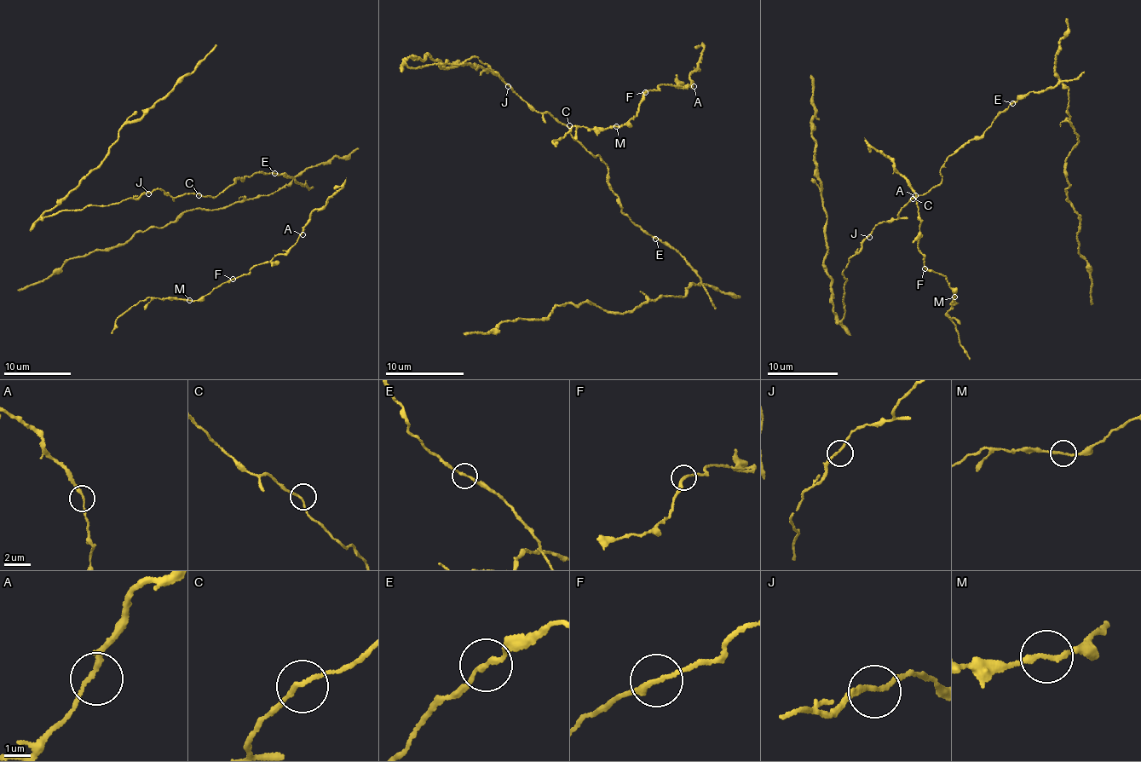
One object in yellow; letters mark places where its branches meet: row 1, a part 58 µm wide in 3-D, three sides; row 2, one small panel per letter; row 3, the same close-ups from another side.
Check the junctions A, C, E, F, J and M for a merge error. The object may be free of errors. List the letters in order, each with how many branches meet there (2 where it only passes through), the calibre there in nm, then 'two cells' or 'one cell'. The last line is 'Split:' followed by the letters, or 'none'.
A: 2 branches meet; 180 nm thick; one cell
C: 2 branches meet; 150 nm thick; one cell
E: 2 branches meet; 170 nm thick; one cell
F: 2 branches meet; 170 nm thick; one cell
J: 2 branches meet; 160 nm thick; one cell
M: 2 branches meet; 180 nm thick; one cell
Split: none

